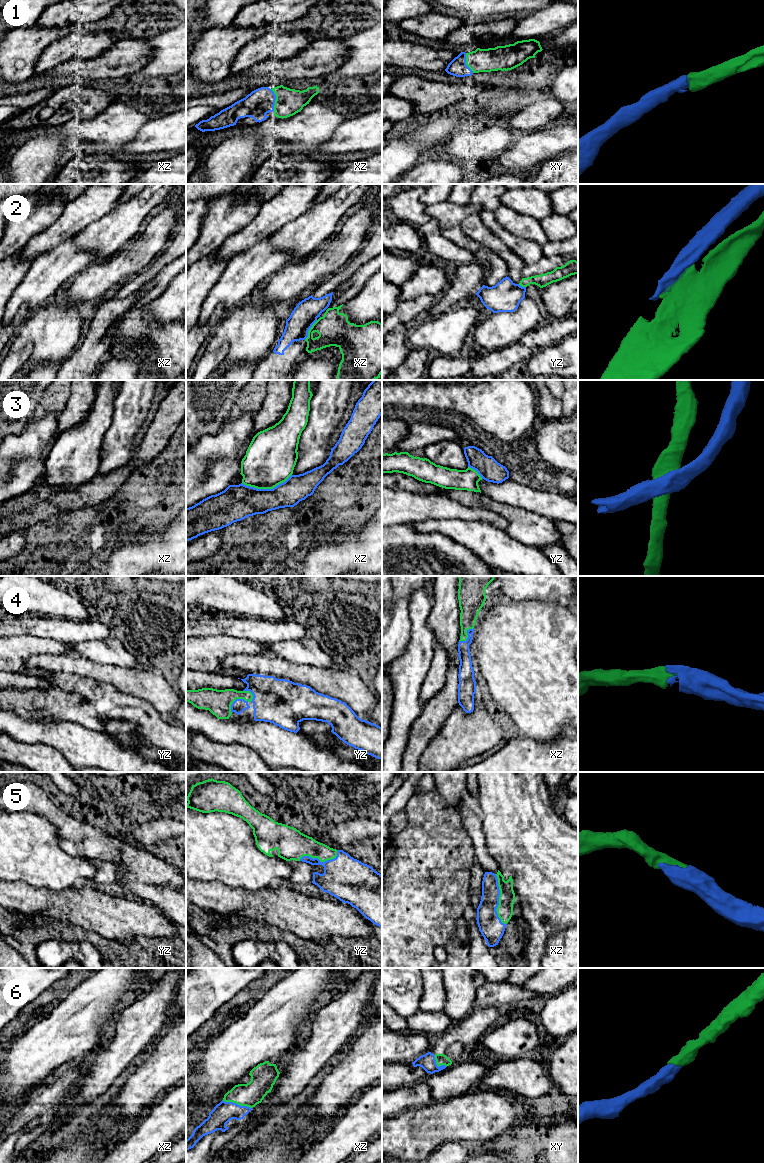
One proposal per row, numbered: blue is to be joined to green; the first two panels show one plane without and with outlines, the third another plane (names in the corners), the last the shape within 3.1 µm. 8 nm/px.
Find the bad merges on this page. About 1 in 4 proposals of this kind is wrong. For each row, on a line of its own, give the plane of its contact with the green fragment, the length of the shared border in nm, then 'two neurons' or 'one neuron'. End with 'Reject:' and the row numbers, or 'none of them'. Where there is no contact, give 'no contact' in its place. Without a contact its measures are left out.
1: contact in xz; length 180 nm; one neuron
2: contact in xz; length 190 nm; two neurons
3: contact in xz; length 400 nm; two neurons
4: contact in yz; length 170 nm; one neuron
5: contact in xz; length 420 nm; one neuron
6: contact in xz; length 240 nm; one neuron
Reject: 2, 3

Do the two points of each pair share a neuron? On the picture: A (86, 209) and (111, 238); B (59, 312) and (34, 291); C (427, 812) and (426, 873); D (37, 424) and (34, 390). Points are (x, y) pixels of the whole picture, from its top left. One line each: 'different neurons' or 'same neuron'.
A: different neurons
B: different neurons
C: same neuron
D: different neurons

